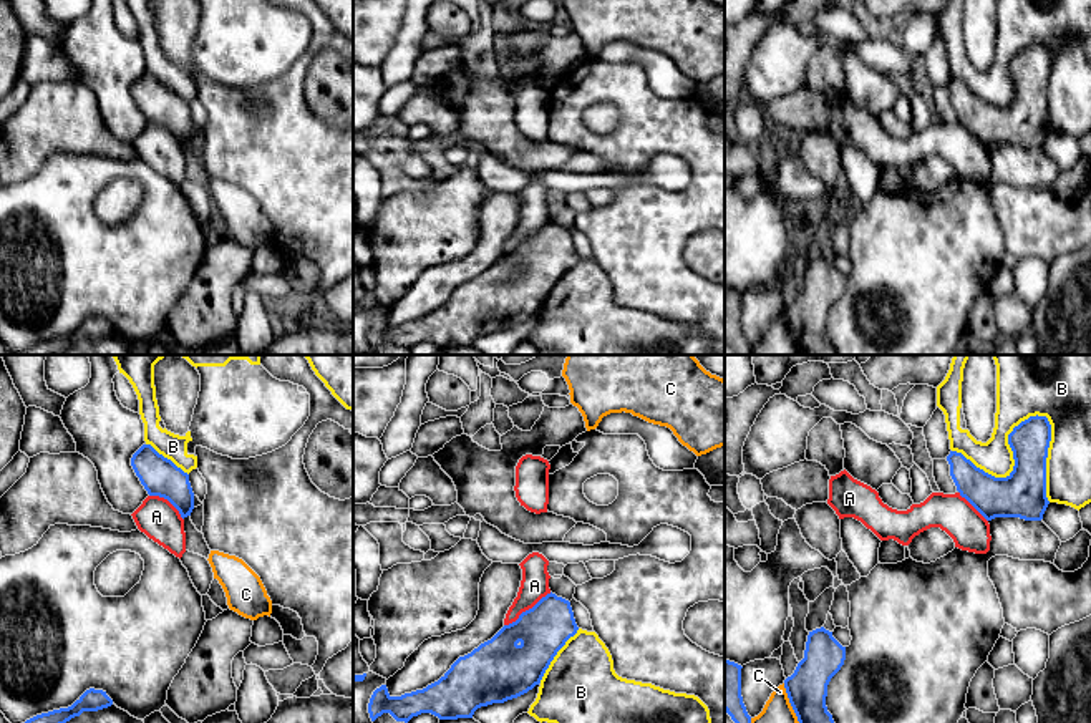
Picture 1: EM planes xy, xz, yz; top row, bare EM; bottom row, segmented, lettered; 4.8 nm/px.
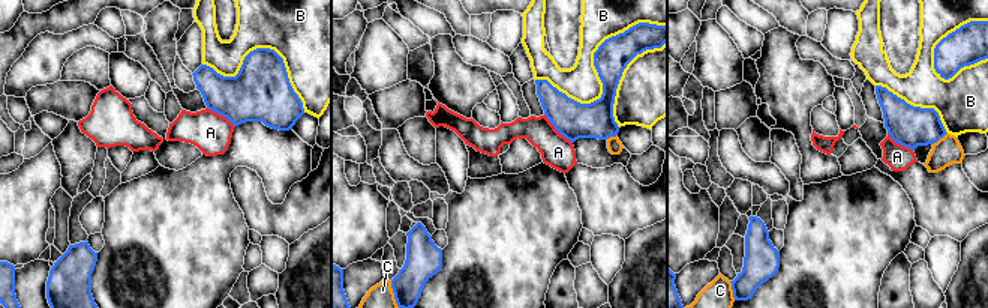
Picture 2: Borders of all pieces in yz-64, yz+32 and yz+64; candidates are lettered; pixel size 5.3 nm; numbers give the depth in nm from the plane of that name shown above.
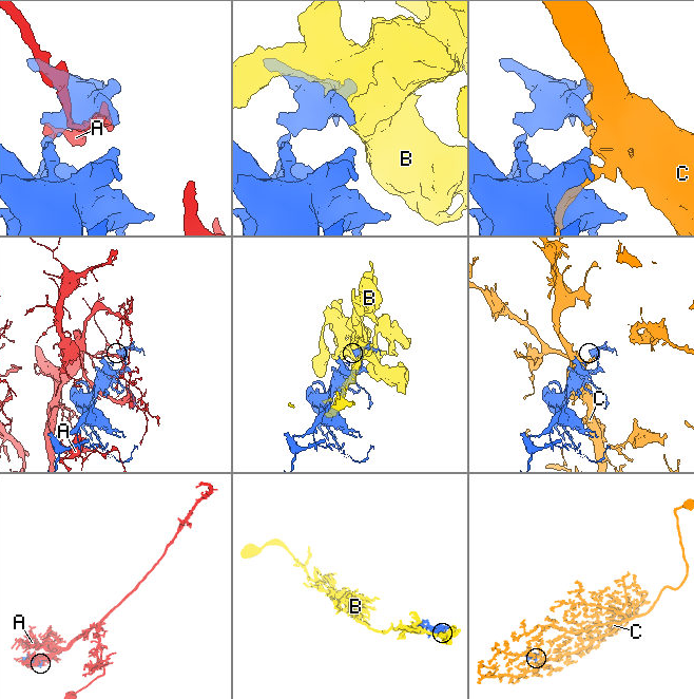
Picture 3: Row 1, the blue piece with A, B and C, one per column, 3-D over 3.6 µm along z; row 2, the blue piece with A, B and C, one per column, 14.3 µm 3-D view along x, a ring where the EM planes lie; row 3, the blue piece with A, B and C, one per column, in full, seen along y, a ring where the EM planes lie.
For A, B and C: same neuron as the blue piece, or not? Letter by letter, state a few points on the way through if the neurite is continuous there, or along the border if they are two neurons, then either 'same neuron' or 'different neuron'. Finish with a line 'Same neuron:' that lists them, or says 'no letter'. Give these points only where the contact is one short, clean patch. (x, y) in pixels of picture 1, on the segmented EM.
A: different neuron
B: different neuron
C: different neuron
Same neuron: no letter

